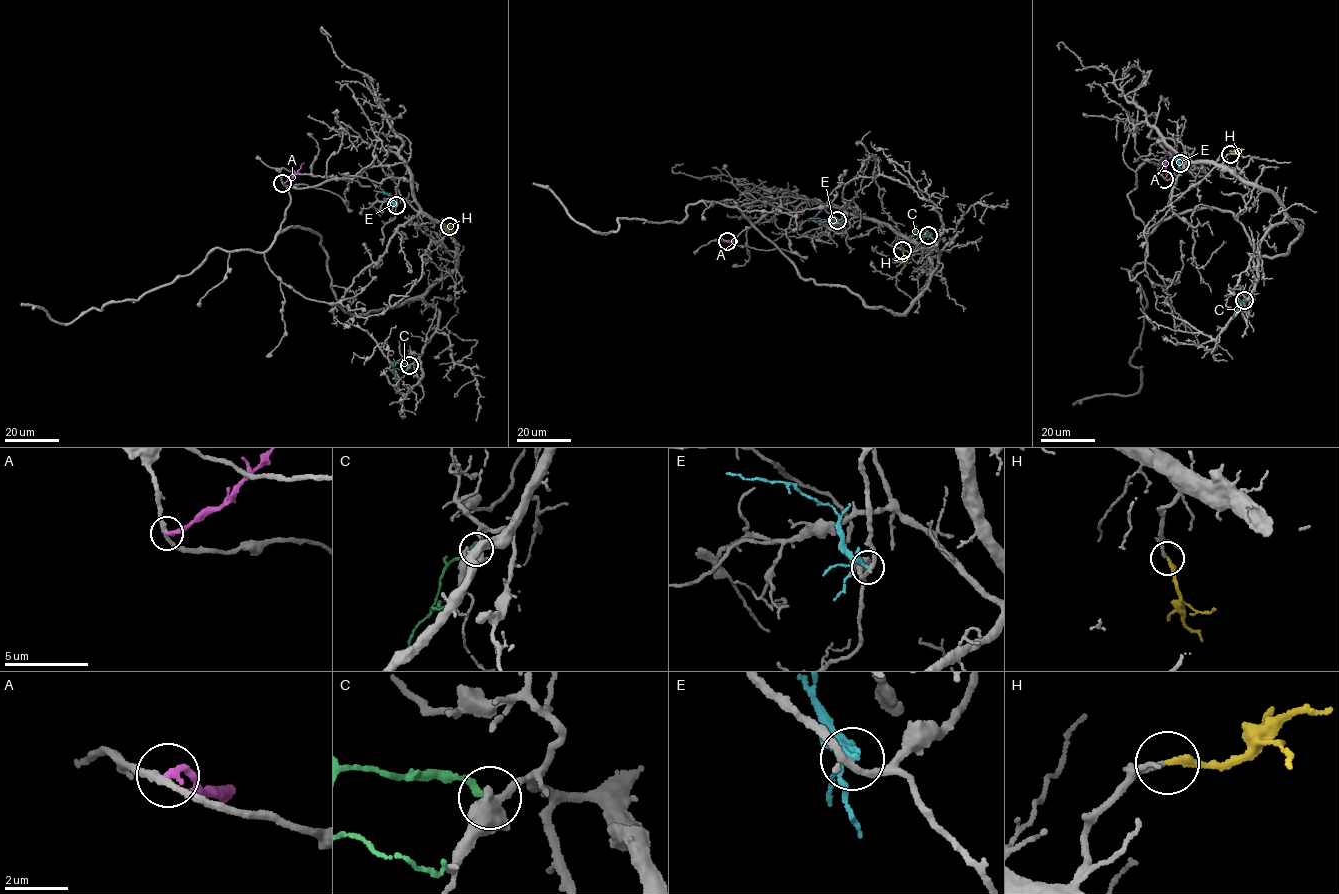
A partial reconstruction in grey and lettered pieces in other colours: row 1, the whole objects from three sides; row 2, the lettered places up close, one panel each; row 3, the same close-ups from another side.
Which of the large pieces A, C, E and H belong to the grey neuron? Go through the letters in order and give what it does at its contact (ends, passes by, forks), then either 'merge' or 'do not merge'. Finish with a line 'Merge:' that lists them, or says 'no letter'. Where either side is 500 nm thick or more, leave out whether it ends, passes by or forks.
A: it ends | do not merge
C: do not merge
E: it forks | do not merge
H: it ends | merge
Merge: H

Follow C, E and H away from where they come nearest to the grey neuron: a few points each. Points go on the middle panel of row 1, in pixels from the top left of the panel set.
C: (928, 235), (914, 231), (926, 230)
E: (836, 220), (809, 218)
H: (902, 250), (908, 263)

